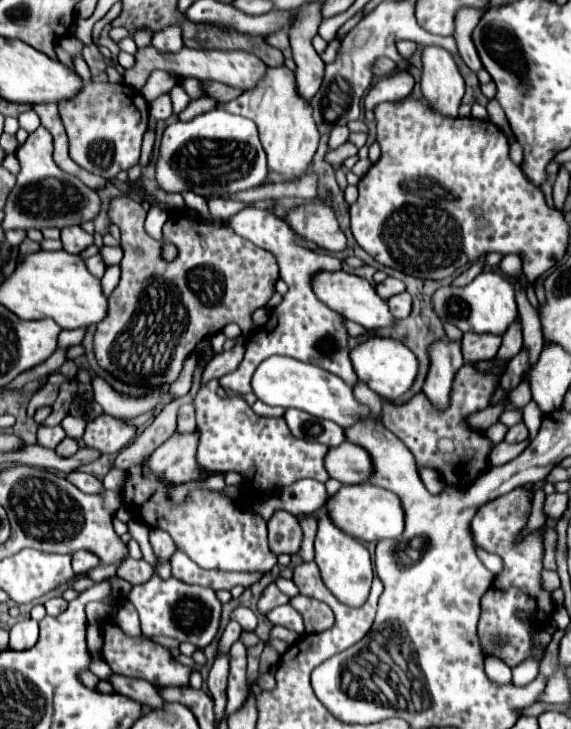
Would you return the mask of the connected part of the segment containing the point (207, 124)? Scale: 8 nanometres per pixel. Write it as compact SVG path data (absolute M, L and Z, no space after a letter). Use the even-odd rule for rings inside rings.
M211 110L195 116L189 122L169 124L161 154L157 160L157 182L167 192L193 190L209 198L221 192L237 192L259 186L267 176L267 160L257 136L257 126L245 116L235 116L225 110Z

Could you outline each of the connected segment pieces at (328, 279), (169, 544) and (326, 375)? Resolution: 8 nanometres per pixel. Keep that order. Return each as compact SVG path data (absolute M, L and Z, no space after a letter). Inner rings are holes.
M335 272L335 274L317 274L315 276L315 294L325 302L331 310L337 310L345 320L357 322L367 330L377 330L377 328L387 328L395 322L387 302L379 298L375 288L359 276L347 274L347 272Z
M151 528L151 532L149 532L149 542L151 542L153 554L157 556L159 562L167 562L167 560L175 554L175 550L177 550L175 540L169 536L169 532L159 530L159 528Z
M271 356L253 374L251 380L255 396L269 404L269 406L281 406L281 408L299 408L305 410L317 418L333 420L337 422L343 430L355 426L357 422L369 418L371 410L369 406L361 404L353 396L353 388L345 384L339 376L317 368L313 364L303 364L299 360L291 360L287 356Z

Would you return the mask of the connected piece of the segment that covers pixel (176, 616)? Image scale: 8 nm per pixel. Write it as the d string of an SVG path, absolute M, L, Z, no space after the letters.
M157 572L151 576L149 582L133 586L131 592L127 594L127 600L135 606L141 626L143 626L143 636L155 638L155 636L169 636L173 640L181 642L191 642L197 648L205 648L207 644L213 642L213 638L219 632L219 622L221 622L221 602L215 594L215 590L205 588L205 586L193 586L187 582L181 582L177 578L163 580Z

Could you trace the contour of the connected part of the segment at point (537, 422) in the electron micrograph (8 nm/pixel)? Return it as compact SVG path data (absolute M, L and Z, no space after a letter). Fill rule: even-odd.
M531 400L523 409L523 422L528 428L528 439L530 441L536 437L541 426L542 418L543 414L541 414L541 410L539 410L537 404Z

